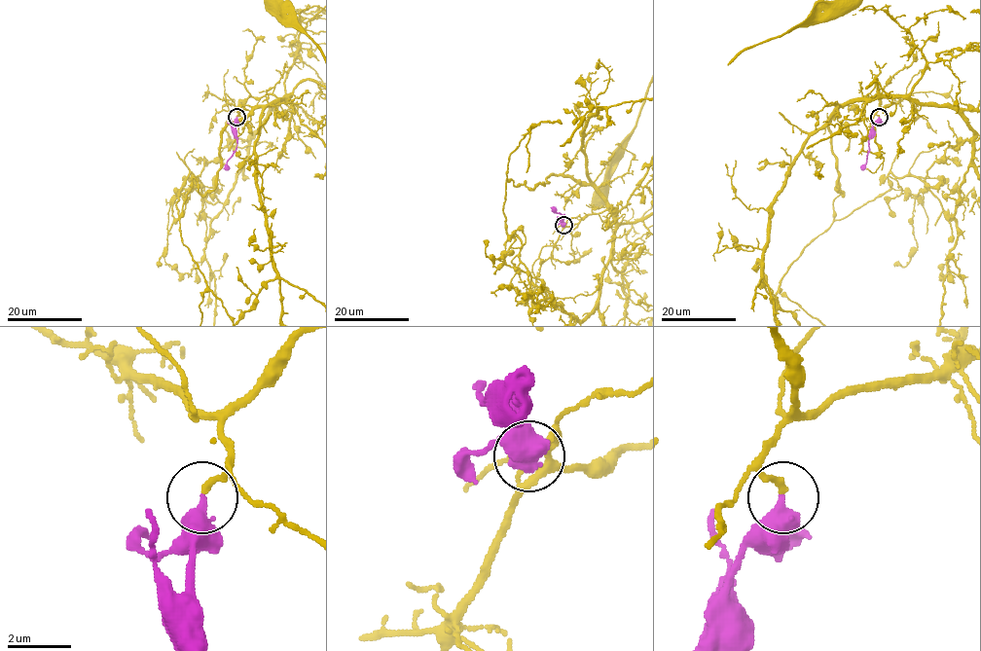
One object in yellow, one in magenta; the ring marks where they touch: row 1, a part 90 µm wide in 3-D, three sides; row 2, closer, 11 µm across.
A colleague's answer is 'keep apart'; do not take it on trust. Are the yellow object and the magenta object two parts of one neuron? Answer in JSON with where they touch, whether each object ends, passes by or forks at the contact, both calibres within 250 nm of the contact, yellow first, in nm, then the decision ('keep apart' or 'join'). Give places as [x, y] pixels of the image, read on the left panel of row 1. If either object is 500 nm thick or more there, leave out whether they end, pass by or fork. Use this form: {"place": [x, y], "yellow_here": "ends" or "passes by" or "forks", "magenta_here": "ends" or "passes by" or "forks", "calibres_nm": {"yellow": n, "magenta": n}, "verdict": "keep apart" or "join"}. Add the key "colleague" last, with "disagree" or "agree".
{"place": [236, 117], "calibres_nm": {"yellow": 220, "magenta": 500}, "verdict": "join", "colleague": "disagree"}

